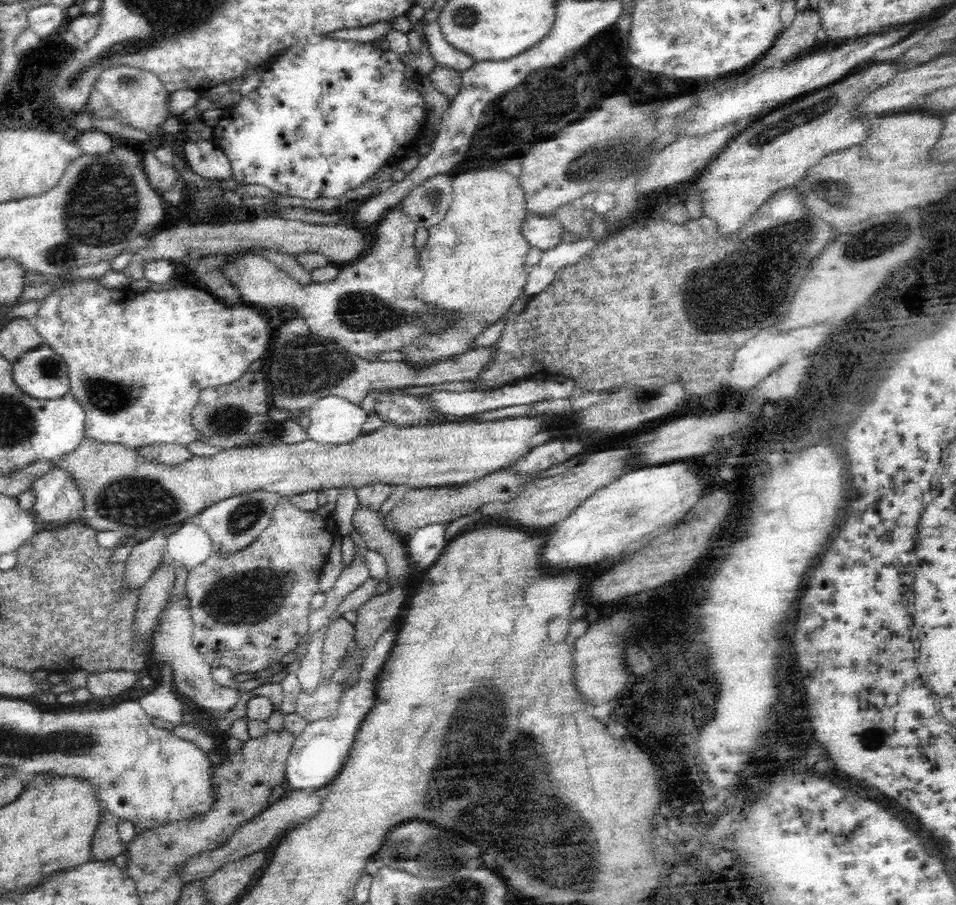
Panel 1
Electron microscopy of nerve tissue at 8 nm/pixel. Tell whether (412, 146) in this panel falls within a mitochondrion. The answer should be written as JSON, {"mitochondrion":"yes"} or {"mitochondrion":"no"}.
{"mitochondrion":"no"}

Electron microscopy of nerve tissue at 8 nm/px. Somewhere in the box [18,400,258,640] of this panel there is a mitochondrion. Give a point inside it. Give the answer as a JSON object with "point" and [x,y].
{"point":[138,502]}

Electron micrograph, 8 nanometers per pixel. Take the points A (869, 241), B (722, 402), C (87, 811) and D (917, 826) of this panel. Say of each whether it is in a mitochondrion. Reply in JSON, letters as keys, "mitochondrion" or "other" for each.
{"A":"mitochondrion","B":"other","C":"other","D":"other"}

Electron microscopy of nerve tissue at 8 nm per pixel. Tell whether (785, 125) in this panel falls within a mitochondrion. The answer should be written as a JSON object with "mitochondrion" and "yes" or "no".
{"mitochondrion":"yes"}

